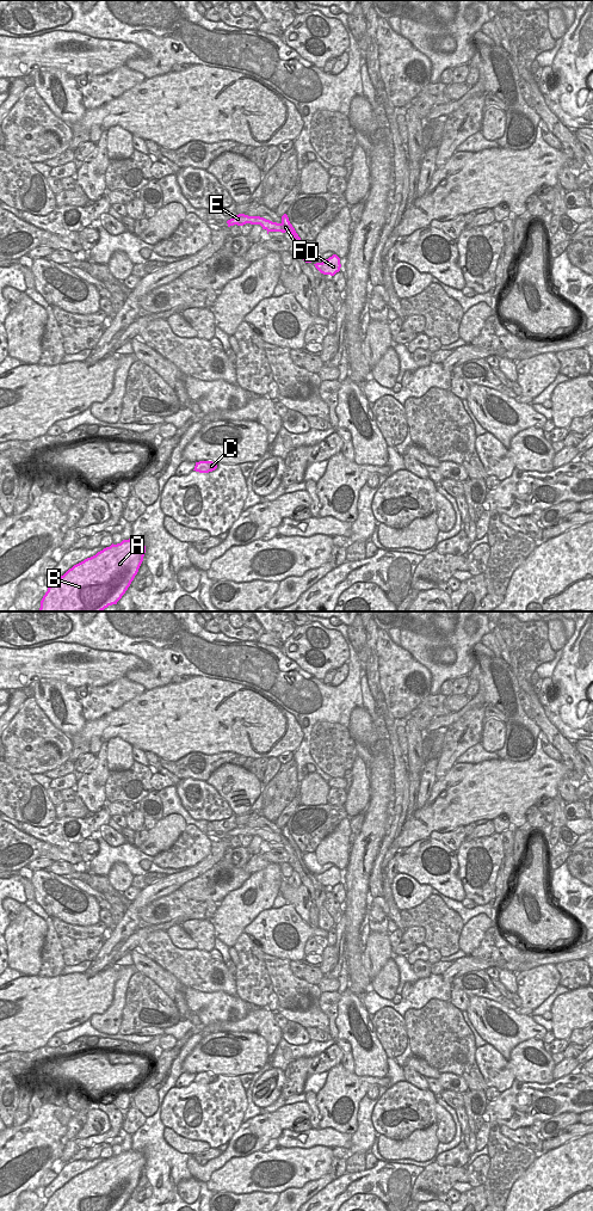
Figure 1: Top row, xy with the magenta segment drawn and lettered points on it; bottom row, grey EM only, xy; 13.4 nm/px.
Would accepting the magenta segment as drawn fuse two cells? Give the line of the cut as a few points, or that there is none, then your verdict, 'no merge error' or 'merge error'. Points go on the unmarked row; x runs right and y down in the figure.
cut in xy along (301, 855), (298, 861); merge error

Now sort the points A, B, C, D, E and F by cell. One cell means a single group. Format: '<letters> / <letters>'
A B C D / E F

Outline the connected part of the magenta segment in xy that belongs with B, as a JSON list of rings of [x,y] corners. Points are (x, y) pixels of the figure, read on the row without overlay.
[[[129,1150],[74,1176],[42,1211],[121,1211],[143,1173],[146,1157]]]

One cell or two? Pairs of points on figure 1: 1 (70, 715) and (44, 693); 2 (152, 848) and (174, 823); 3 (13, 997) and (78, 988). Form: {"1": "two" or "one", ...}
{"1": "one", "2": "one", "3": "one"}

